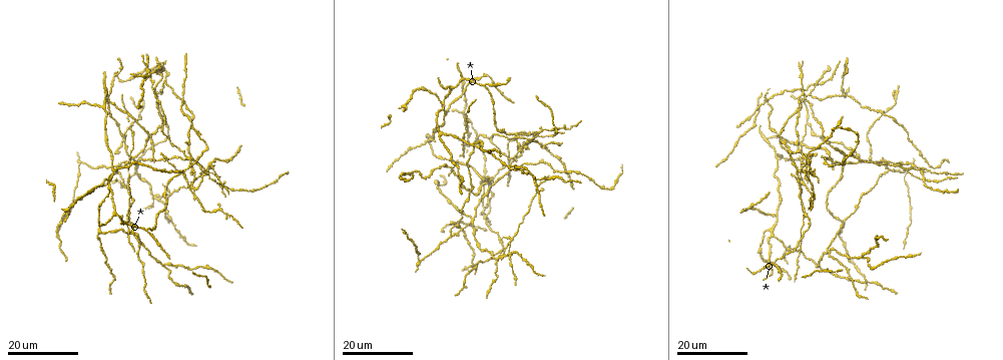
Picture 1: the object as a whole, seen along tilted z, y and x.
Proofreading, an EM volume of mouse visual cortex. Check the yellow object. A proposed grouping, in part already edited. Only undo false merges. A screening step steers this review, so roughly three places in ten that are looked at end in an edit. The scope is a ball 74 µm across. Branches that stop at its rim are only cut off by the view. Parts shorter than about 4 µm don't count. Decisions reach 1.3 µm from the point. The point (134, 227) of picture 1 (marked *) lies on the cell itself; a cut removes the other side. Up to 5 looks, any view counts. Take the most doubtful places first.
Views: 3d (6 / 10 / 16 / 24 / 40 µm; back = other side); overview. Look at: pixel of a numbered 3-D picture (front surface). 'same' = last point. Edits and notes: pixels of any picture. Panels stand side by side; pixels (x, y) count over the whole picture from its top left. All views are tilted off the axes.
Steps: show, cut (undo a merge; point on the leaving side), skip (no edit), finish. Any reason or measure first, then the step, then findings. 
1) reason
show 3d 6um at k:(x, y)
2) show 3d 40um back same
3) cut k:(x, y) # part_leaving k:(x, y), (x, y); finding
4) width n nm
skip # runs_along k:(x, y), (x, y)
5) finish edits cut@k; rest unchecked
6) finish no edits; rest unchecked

small branch off a trunk
show 3d 16um at 1:(808, 159)

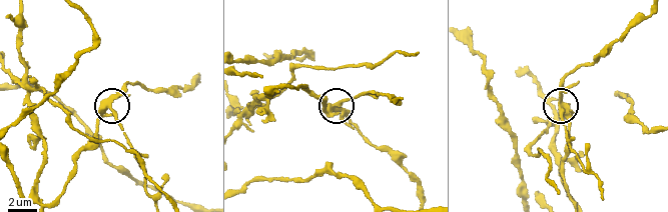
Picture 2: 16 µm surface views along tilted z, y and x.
show 3d 10um at 2:(560, 106)

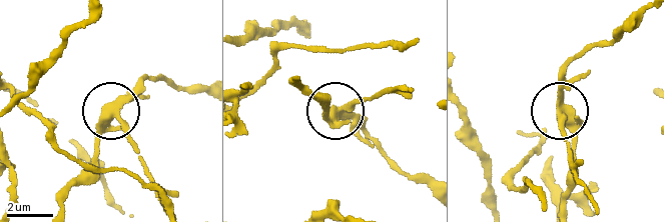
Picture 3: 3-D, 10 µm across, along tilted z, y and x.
arms 3
cut 3:(133, 142) # part_leaving 3:(559, 111), (567, 161), (589, 200); two cells meet here

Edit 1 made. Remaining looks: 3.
branch point
show 3d 16um at 1:(922, 180)

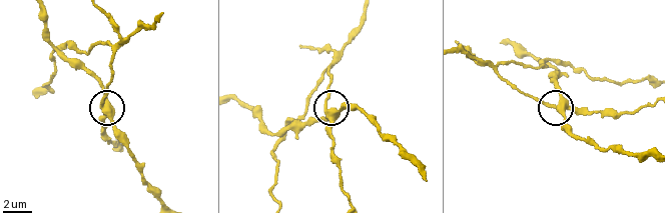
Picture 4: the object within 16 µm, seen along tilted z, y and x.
zoom in
show 3d 10um at 4:(555, 107)

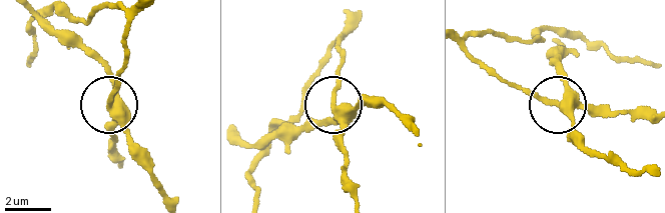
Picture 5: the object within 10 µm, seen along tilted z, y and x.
width 320 nm
cut 5:(342, 141) # part_leaving 5:(339, 117), (334, 97), (344, 62), (341, 39), (353, 15); two cells meet here

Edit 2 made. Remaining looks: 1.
finish edits cut@3, cut@5; rest unchecked

